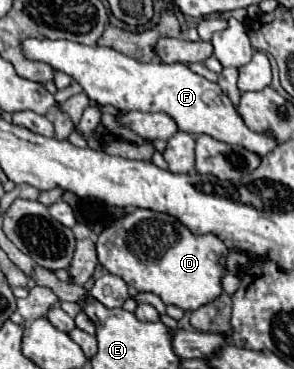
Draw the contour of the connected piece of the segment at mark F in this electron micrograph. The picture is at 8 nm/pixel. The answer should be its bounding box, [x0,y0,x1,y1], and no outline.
[21,38,277,156]

